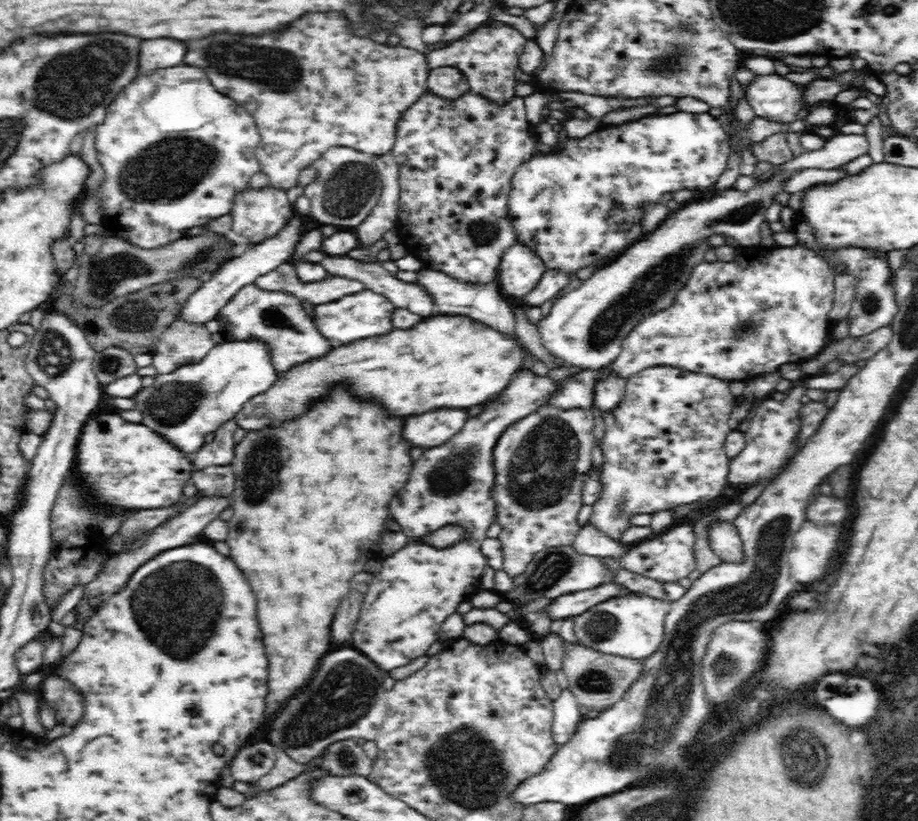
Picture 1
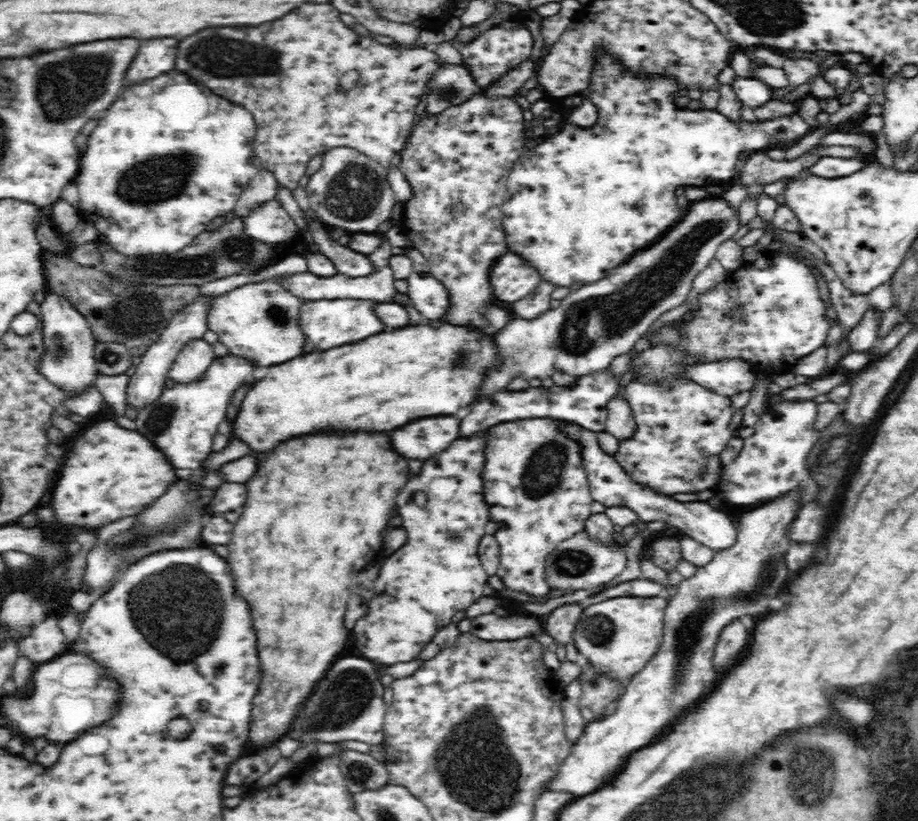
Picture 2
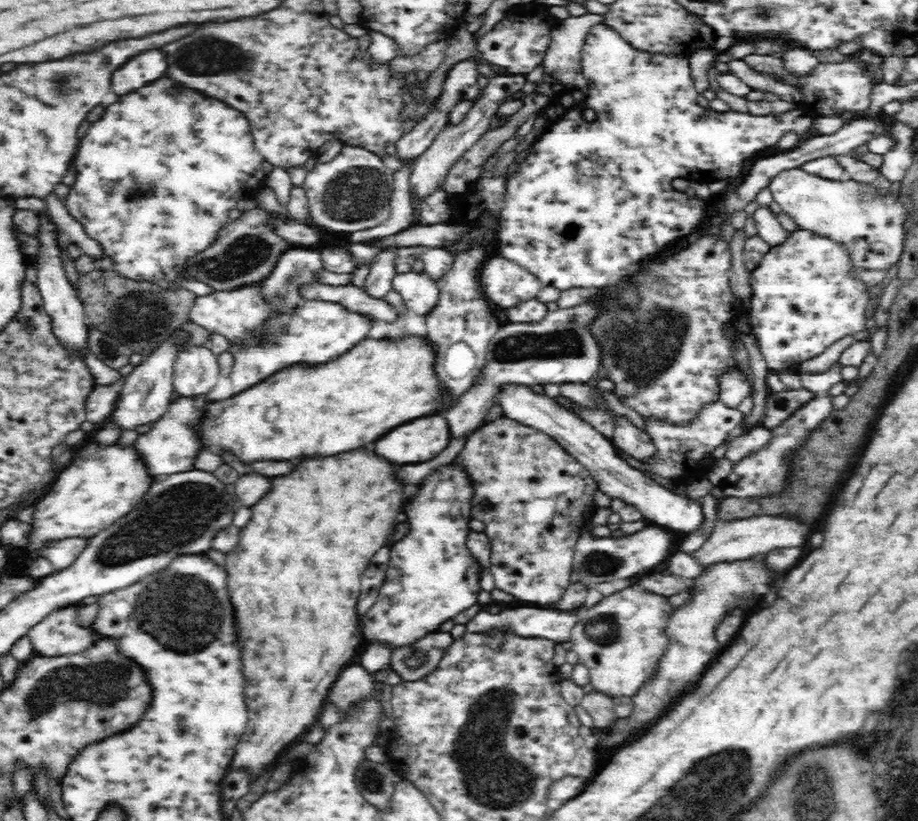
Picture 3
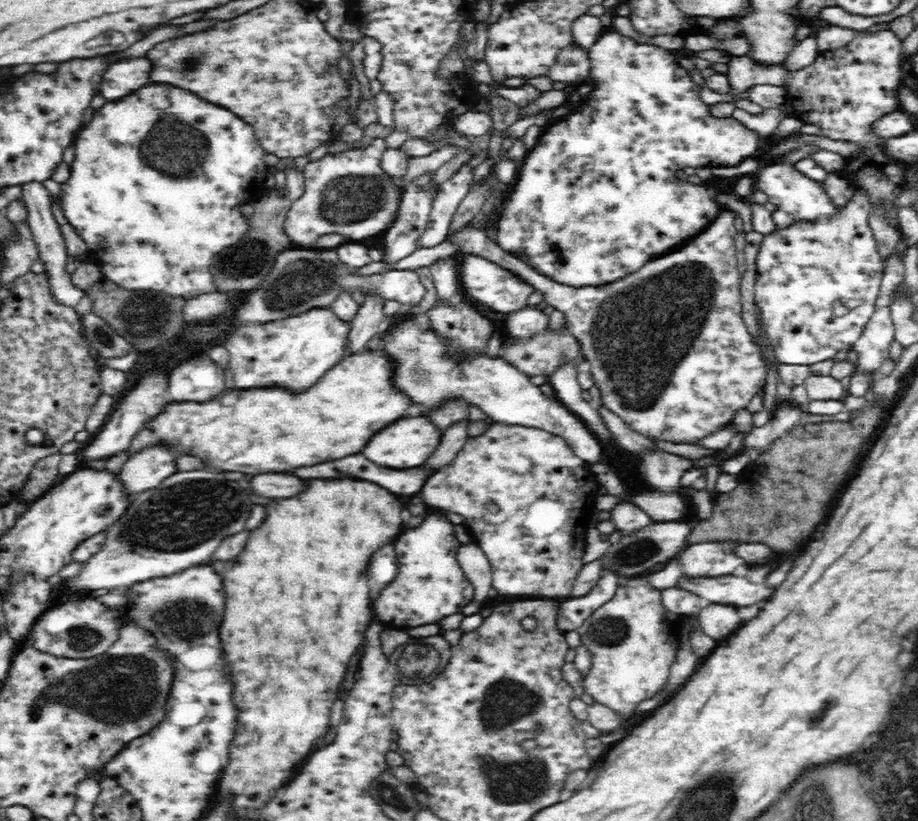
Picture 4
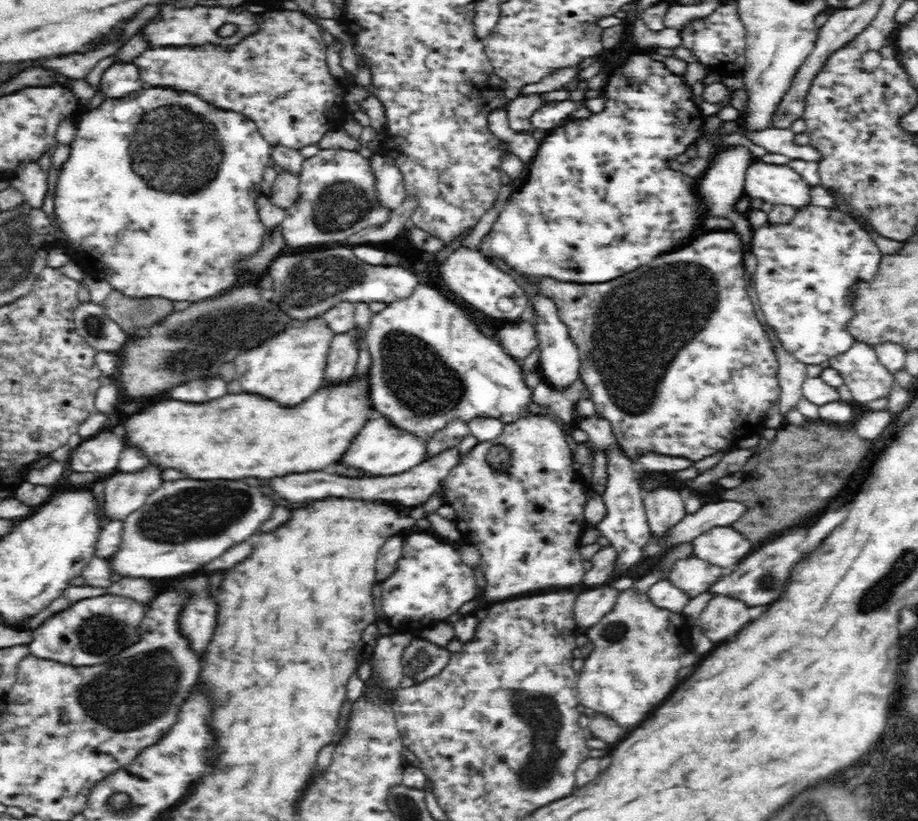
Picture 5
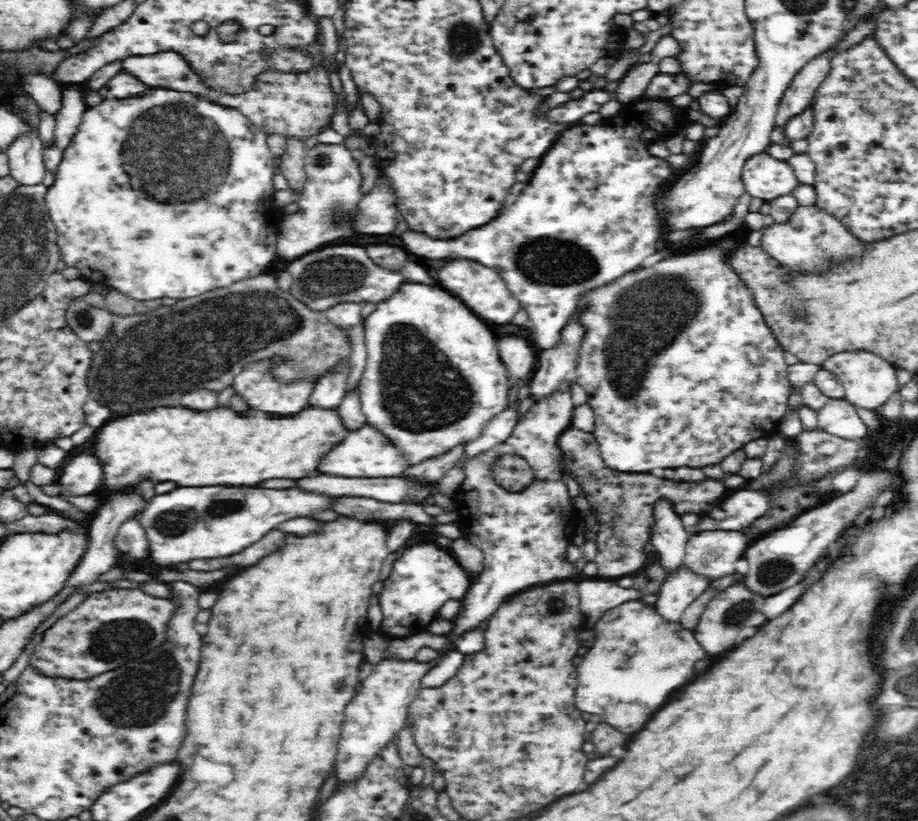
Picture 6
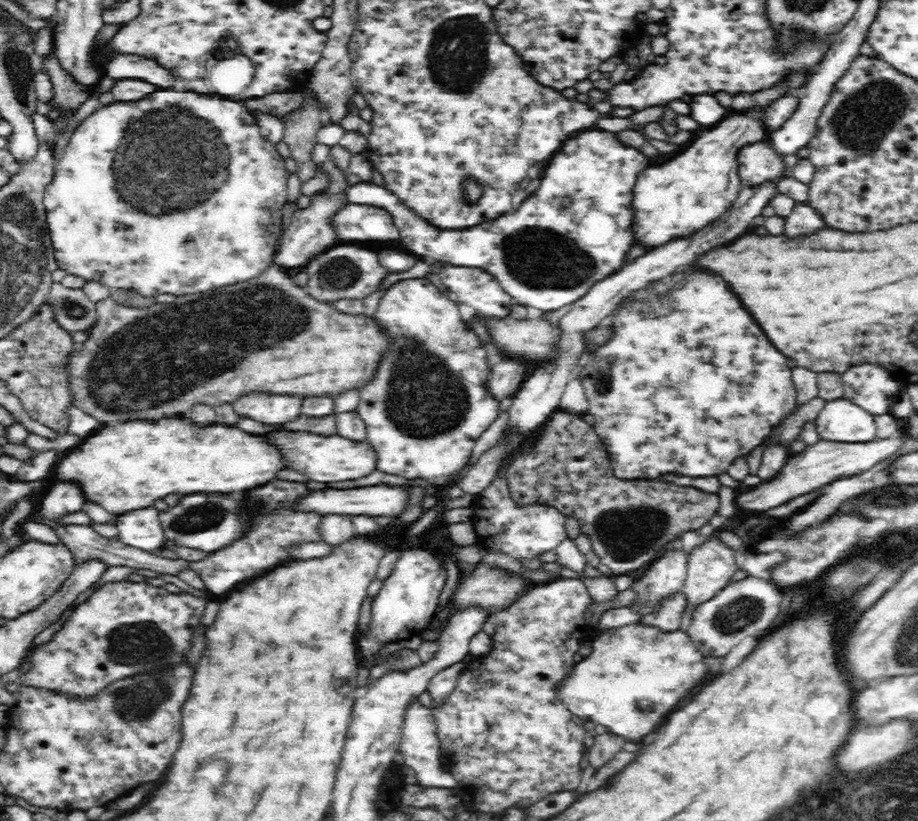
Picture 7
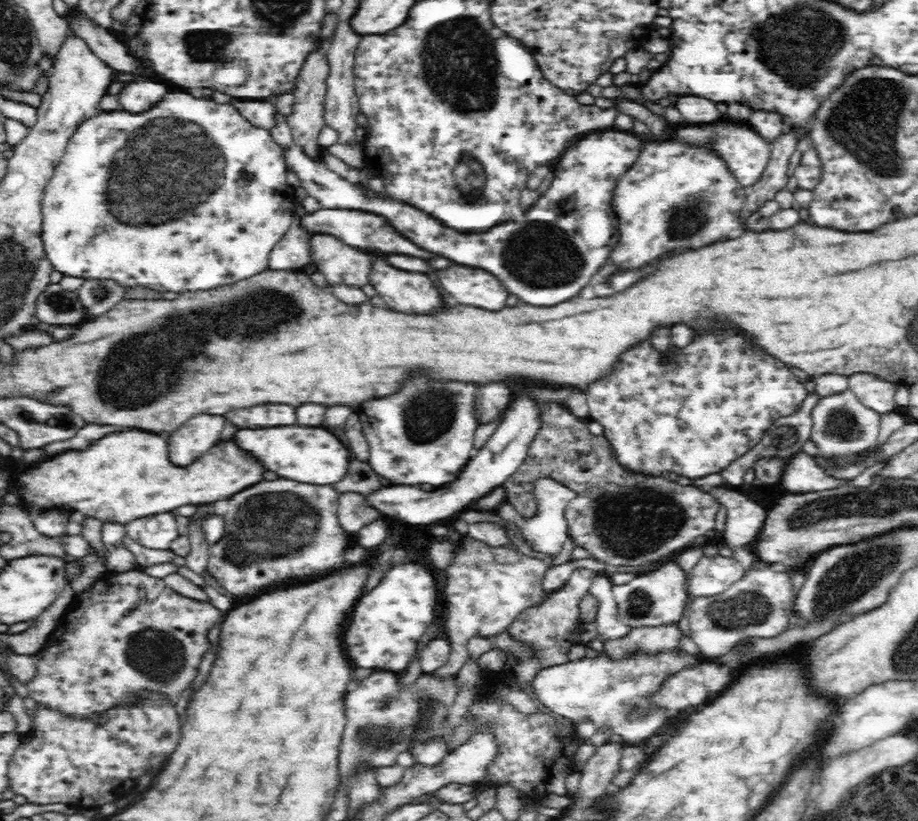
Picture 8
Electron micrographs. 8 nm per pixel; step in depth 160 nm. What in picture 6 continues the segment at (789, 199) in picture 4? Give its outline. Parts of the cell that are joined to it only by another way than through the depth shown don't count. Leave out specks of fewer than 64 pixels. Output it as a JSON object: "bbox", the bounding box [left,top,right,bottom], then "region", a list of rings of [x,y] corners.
{"bbox":[741,150,799,202],"region":[[[767,150],[754,153],[744,161],[741,179],[745,192],[765,202],[790,195],[799,184],[787,162],[772,158]]]}

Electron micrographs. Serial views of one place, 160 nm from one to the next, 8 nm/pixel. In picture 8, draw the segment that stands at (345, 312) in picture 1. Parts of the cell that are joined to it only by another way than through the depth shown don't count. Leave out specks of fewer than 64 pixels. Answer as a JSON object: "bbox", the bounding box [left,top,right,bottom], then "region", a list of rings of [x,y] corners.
{"bbox":[224,404,294,428],"region":[[[268,404],[246,408],[240,412],[226,412],[224,414],[228,424],[236,428],[264,428],[264,426],[290,426],[294,424],[294,408],[282,404]]]}

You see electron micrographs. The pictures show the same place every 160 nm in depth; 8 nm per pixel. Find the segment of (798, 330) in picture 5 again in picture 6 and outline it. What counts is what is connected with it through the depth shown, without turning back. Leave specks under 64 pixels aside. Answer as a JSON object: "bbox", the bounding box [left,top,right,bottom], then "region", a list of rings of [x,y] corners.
{"bbox":[762,205,864,271],"region":[[[798,205],[788,222],[777,223],[764,229],[764,240],[762,240],[762,246],[772,256],[778,256],[778,260],[782,260],[784,264],[794,264],[794,268],[798,268],[798,264],[802,264],[802,268],[798,268],[802,271],[823,271],[829,267],[826,264],[850,257],[850,254],[854,254],[854,252],[858,254],[860,252],[858,248],[863,248],[863,244],[864,242],[858,240],[855,235],[846,231],[846,227],[834,216],[816,205]]]}

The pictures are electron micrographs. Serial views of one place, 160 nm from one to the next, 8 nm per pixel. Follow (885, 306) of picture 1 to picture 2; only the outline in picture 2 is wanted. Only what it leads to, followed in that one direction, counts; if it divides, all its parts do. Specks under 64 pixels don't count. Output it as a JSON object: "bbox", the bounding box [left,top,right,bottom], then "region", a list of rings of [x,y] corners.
{"bbox":[845,309,882,352],"region":[[[869,309],[864,314],[862,320],[845,336],[847,348],[849,352],[868,352],[878,342],[878,326],[882,314],[876,314],[873,310]]]}

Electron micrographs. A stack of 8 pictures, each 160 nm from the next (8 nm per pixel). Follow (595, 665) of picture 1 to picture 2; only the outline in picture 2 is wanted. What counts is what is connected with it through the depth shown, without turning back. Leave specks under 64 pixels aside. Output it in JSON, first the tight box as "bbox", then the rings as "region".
{"bbox":[579,662,624,719],"region":[[[581,662],[580,681],[582,692],[579,699],[580,706],[587,706],[599,719],[612,701],[617,700],[624,686],[622,682],[613,682],[598,674],[590,665]]]}

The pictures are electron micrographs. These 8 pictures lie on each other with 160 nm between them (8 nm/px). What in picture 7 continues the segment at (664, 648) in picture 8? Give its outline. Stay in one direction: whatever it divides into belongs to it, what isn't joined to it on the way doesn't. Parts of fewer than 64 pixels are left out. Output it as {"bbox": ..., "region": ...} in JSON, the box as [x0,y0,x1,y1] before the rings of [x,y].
{"bbox":[638,592,686,632],"region":[[[678,592],[670,600],[664,600],[660,610],[656,610],[654,614],[640,617],[638,622],[642,626],[657,628],[658,632],[676,632],[680,628],[680,620],[682,620],[682,613],[686,606],[683,593]]]}

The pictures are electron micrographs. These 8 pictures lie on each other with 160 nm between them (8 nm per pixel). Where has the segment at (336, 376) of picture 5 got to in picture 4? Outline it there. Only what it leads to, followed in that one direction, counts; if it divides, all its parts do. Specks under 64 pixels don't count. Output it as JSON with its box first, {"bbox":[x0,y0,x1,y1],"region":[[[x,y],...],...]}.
{"bbox":[345,297,389,356],"region":[[[368,297],[349,322],[345,338],[345,356],[362,353],[366,344],[385,329],[389,317],[382,311],[384,300]]]}

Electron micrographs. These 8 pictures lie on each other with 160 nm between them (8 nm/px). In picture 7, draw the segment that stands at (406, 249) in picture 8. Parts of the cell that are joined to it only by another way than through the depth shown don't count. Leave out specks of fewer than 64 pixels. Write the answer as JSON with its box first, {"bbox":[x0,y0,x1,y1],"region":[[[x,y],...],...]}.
{"bbox":[330,205,398,242],"region":[[[348,205],[336,211],[330,218],[330,227],[342,242],[398,242],[398,230],[392,220],[380,208],[364,205]]]}

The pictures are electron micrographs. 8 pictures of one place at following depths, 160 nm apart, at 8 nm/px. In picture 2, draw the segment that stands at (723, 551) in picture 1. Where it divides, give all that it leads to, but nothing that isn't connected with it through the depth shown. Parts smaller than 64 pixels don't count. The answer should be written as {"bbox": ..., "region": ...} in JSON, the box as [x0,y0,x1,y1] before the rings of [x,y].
{"bbox":[559,421,737,551],"region":[[[561,421],[559,430],[562,435],[579,446],[579,455],[582,457],[583,468],[587,472],[590,492],[595,501],[606,506],[623,506],[633,510],[637,518],[642,522],[664,522],[667,526],[678,528],[680,534],[694,538],[698,543],[710,547],[714,551],[723,551],[732,546],[737,539],[737,527],[734,523],[735,514],[730,510],[720,512],[708,502],[691,501],[680,502],[672,495],[658,493],[654,489],[638,483],[632,479],[632,475],[626,472],[622,464],[616,460],[616,456],[608,454],[600,448],[597,432],[584,428],[582,425]]]}

